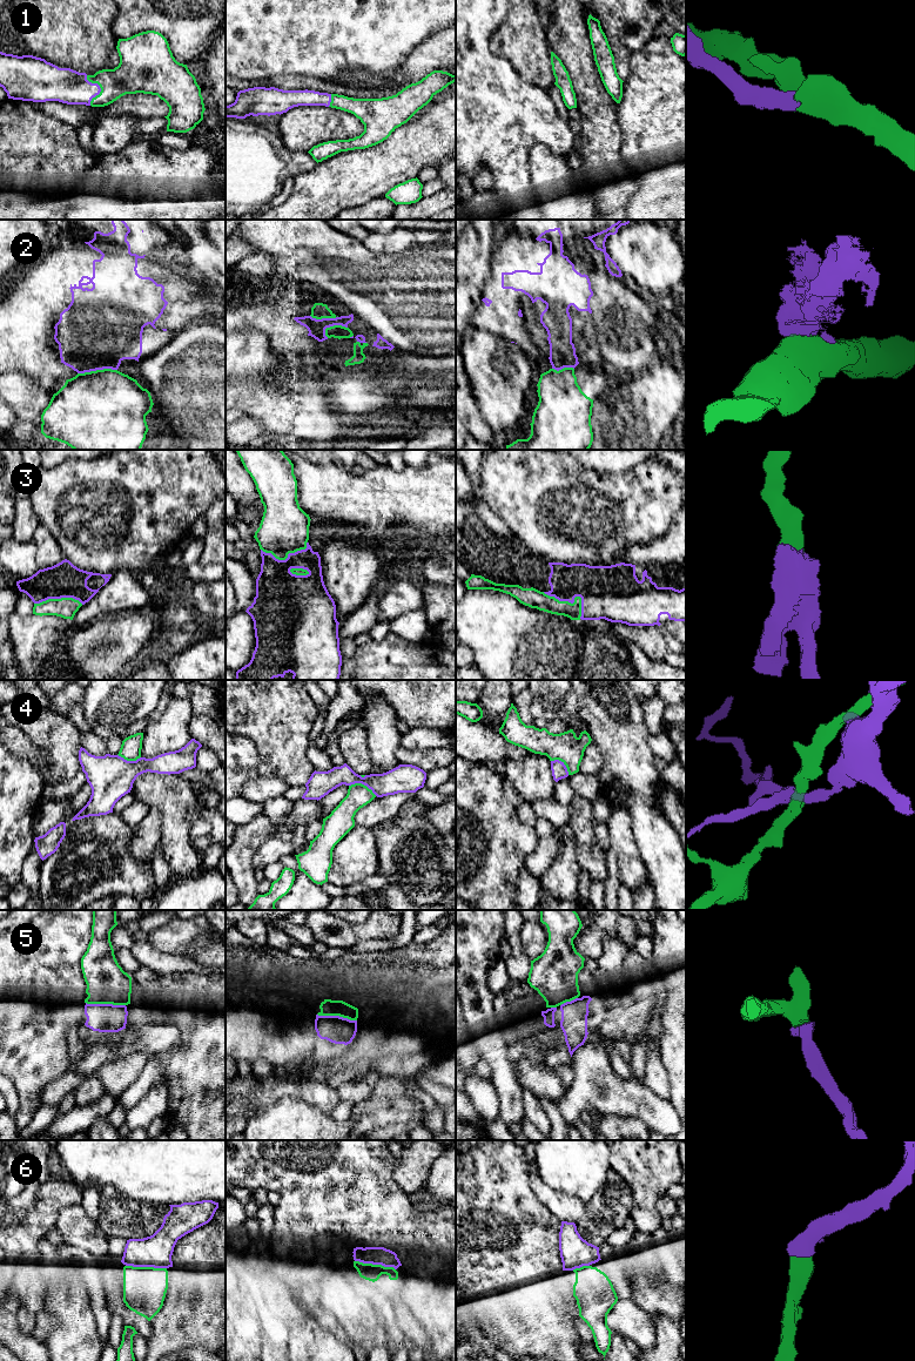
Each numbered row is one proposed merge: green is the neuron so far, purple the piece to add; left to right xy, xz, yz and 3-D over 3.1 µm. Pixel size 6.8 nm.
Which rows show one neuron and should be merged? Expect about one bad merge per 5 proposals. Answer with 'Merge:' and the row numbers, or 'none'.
Merge: 1, 3, 5, 6

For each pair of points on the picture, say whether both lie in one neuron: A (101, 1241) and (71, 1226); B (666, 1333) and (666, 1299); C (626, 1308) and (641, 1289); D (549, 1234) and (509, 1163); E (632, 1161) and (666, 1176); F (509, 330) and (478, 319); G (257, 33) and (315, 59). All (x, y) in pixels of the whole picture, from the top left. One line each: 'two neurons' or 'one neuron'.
A: one neuron
B: two neurons
C: two neurons
D: one neuron
E: one neuron
F: one neuron
G: one neuron

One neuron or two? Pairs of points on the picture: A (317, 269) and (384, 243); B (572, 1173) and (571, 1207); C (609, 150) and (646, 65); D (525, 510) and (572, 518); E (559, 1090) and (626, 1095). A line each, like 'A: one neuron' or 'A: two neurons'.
A: two neurons
B: two neurons
C: two neurons
D: one neuron
E: two neurons

